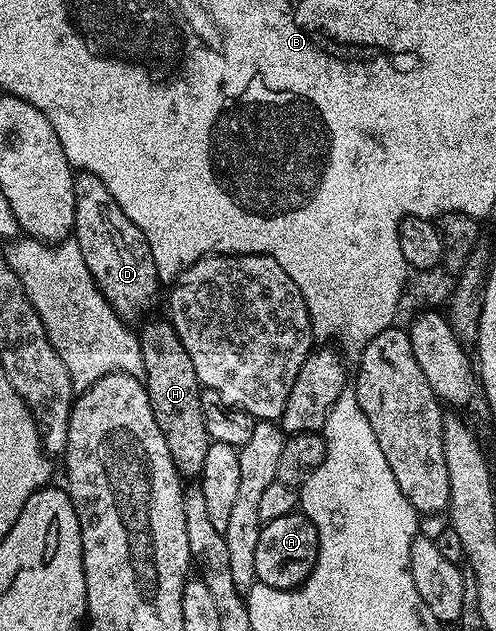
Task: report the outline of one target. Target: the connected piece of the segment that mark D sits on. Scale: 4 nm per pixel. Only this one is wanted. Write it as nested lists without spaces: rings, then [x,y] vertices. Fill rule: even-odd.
[[[78,172],[73,186],[75,187],[75,223],[72,236],[79,243],[79,251],[83,251],[83,259],[87,263],[87,271],[95,279],[99,291],[126,322],[133,323],[136,317],[144,318],[149,308],[157,301],[157,292],[163,284],[162,278],[155,271],[155,259],[151,259],[151,247],[147,247],[147,239],[123,215],[123,207],[115,203],[115,198],[107,187],[103,187],[95,175]]]

